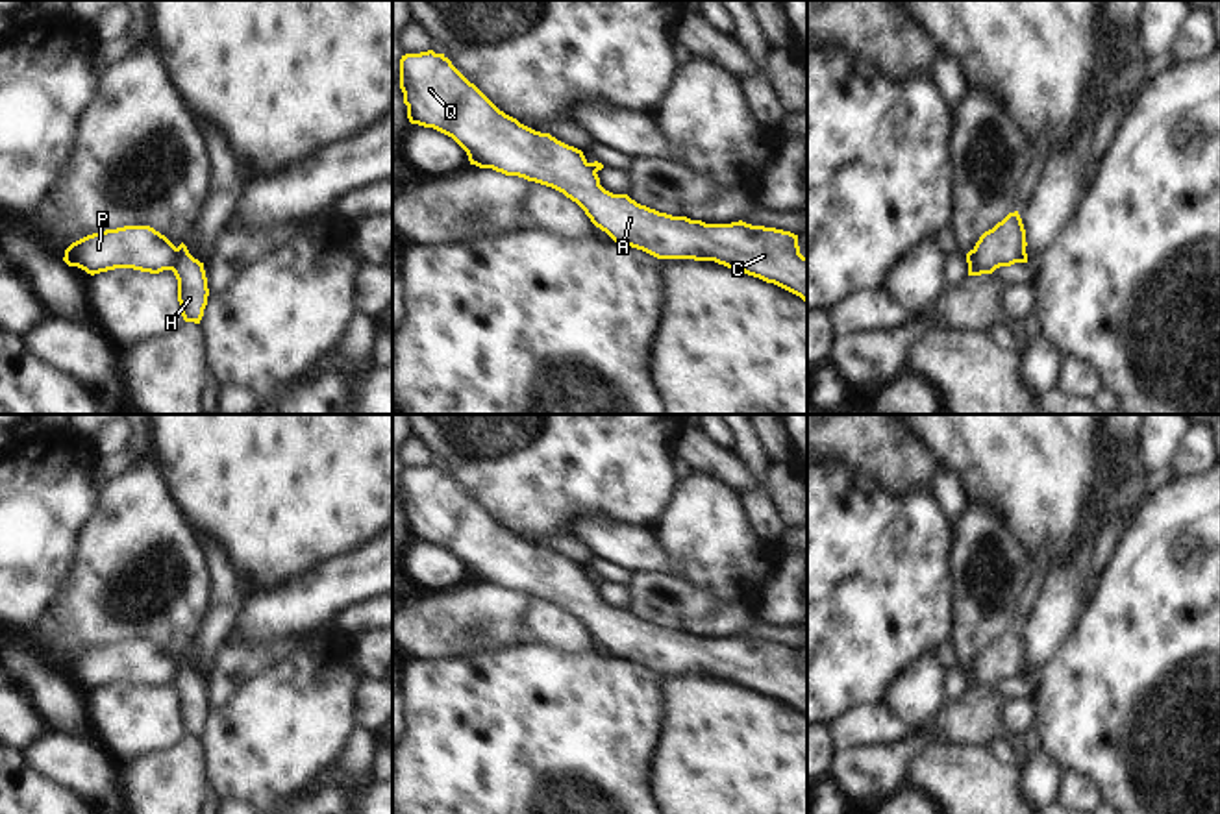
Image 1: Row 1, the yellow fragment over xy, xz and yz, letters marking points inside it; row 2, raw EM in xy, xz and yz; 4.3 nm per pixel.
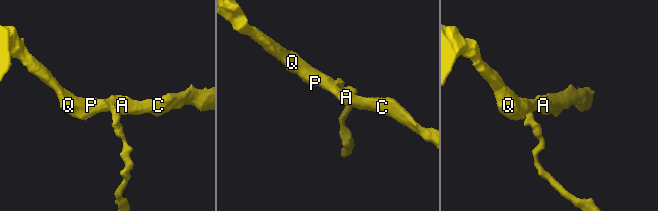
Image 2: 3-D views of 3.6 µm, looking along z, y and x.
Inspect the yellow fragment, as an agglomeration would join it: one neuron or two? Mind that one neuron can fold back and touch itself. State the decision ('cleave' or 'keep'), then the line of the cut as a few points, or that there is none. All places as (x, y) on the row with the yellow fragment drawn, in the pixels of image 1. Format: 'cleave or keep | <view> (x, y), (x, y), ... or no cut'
cleave | yz (972, 250), (983, 272)

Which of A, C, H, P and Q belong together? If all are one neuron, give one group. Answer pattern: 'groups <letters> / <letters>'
groups A C P Q / H

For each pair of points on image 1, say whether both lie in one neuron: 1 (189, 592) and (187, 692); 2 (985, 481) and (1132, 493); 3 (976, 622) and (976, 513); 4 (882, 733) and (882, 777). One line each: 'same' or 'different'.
1: same
2: same
3: same
4: different

